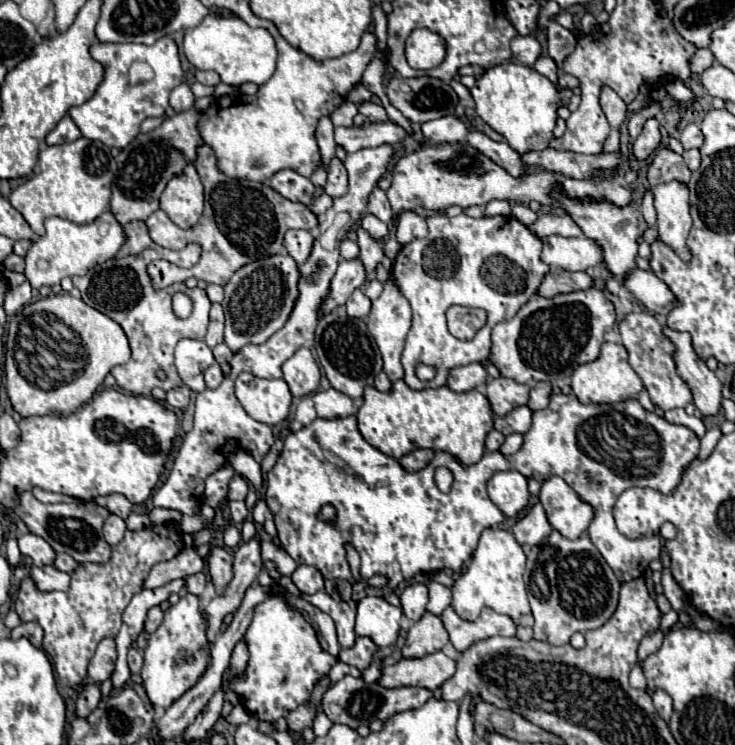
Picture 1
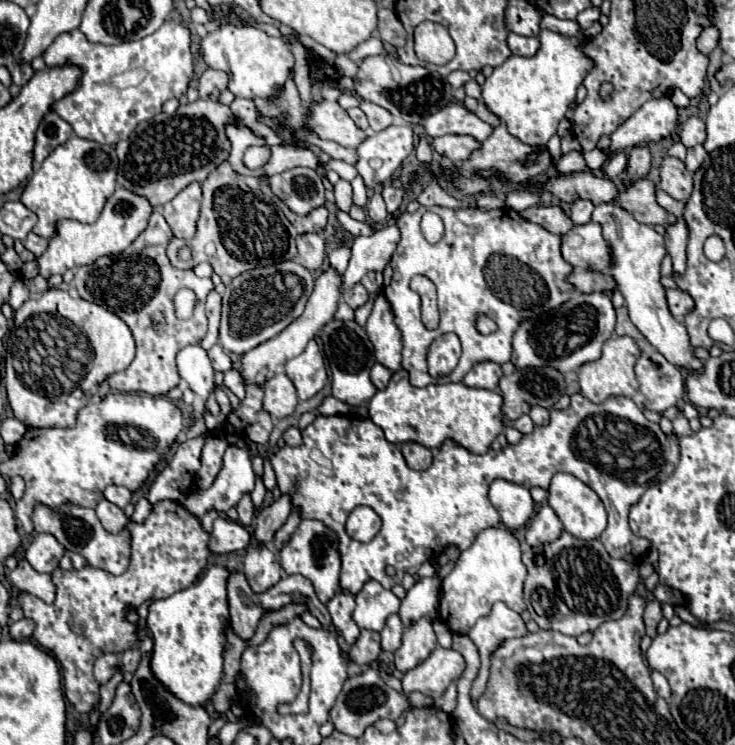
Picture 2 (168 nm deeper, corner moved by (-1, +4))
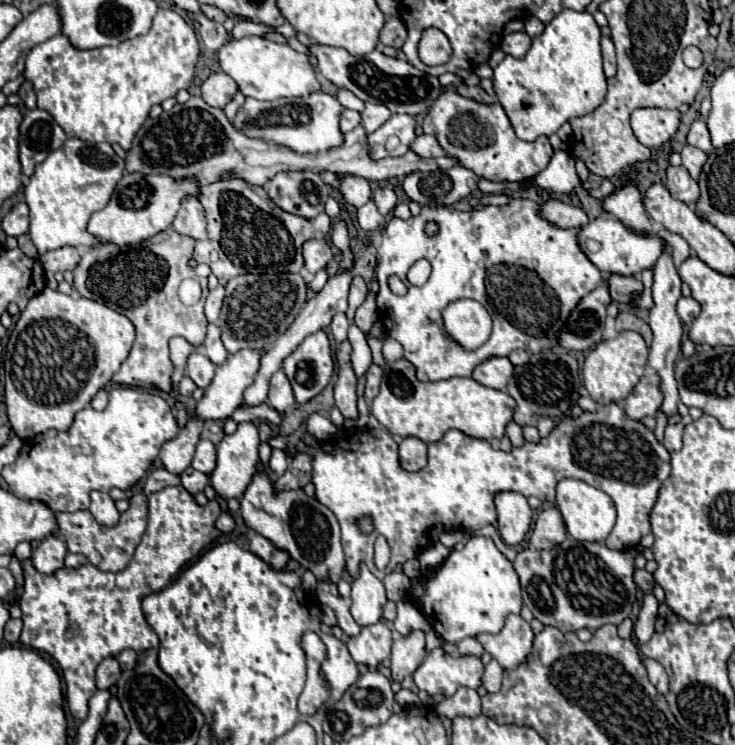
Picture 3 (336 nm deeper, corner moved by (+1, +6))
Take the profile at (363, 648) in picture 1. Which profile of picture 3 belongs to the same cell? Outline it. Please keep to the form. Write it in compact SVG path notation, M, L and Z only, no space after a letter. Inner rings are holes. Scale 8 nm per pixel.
M385 622L363 626L359 636L348 637L339 626L331 627L333 635L347 644L351 658L357 664L377 668L391 654L391 630Z

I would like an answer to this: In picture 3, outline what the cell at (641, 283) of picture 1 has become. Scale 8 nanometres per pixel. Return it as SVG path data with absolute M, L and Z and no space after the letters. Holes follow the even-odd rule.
M679 298L677 314L679 314L679 318L685 324L691 324L697 318L699 312L701 312L701 306L697 306L697 300L693 300L693 298Z

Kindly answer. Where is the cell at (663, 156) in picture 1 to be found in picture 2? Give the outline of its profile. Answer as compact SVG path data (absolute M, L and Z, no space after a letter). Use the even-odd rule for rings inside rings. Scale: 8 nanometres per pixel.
M665 156L661 170L659 170L659 176L661 176L659 186L669 196L673 196L675 200L689 198L689 194L693 190L693 178L691 178L691 172L685 168L685 162L681 162L675 156Z

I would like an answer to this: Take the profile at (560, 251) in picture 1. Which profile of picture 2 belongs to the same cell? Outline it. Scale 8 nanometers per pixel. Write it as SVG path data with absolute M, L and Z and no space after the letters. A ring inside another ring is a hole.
M597 222L573 226L561 236L561 254L573 268L607 272L611 252Z

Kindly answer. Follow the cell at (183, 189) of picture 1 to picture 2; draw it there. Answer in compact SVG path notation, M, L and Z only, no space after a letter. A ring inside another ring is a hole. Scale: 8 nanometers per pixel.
M191 182L163 206L163 216L177 238L191 238L195 234L199 204L201 204L201 184Z

